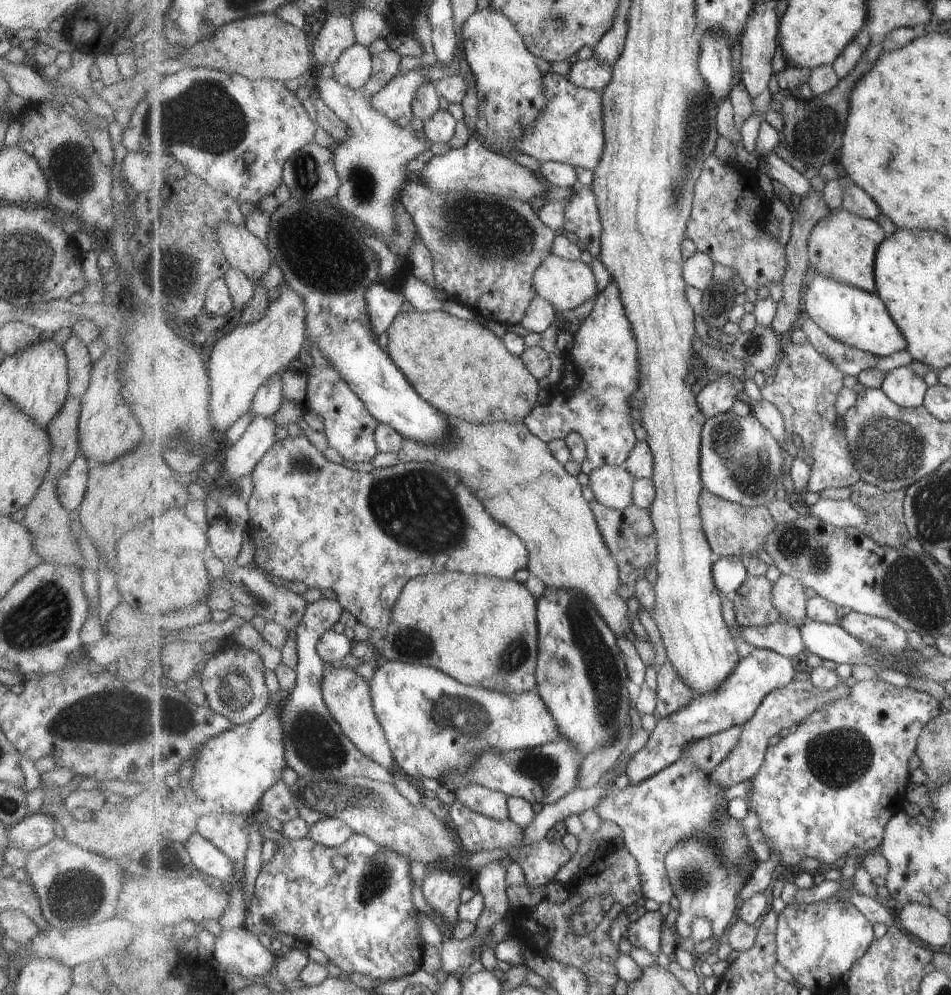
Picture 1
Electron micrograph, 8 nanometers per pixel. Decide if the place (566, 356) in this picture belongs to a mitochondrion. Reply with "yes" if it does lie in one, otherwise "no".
no

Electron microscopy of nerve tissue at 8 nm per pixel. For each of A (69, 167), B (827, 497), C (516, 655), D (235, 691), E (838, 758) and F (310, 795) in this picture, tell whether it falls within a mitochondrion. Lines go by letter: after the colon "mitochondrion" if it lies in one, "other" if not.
A: mitochondrion
B: other
C: mitochondrion
D: mitochondrion
E: mitochondrion
F: mitochondrion

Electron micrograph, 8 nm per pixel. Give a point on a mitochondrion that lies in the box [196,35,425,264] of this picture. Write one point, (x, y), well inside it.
(361, 182)

